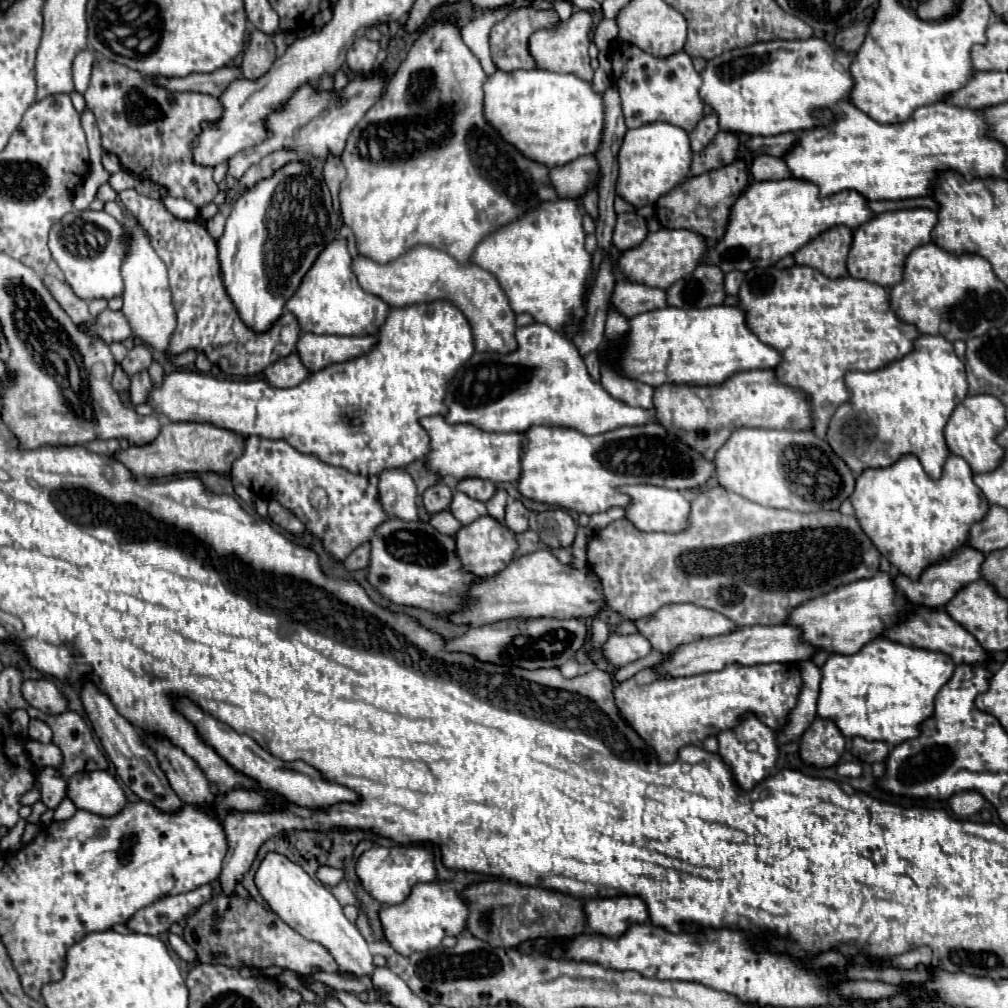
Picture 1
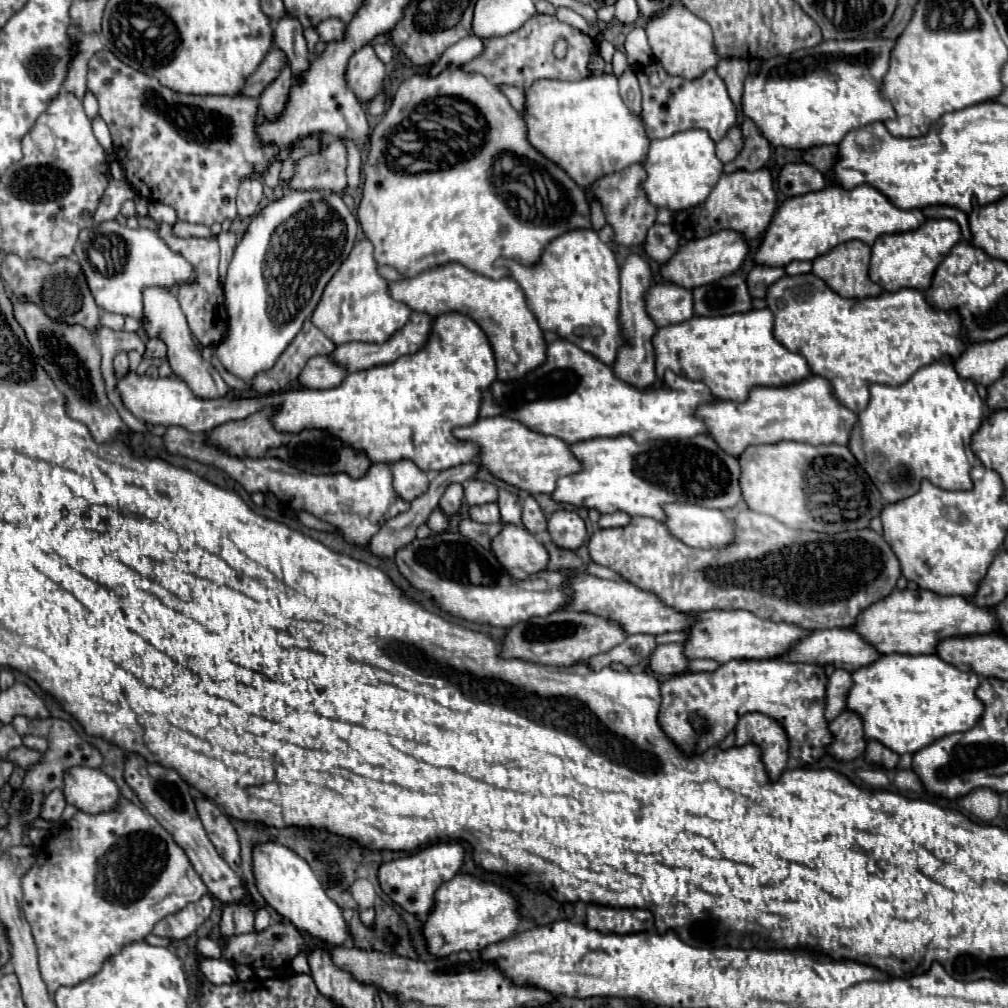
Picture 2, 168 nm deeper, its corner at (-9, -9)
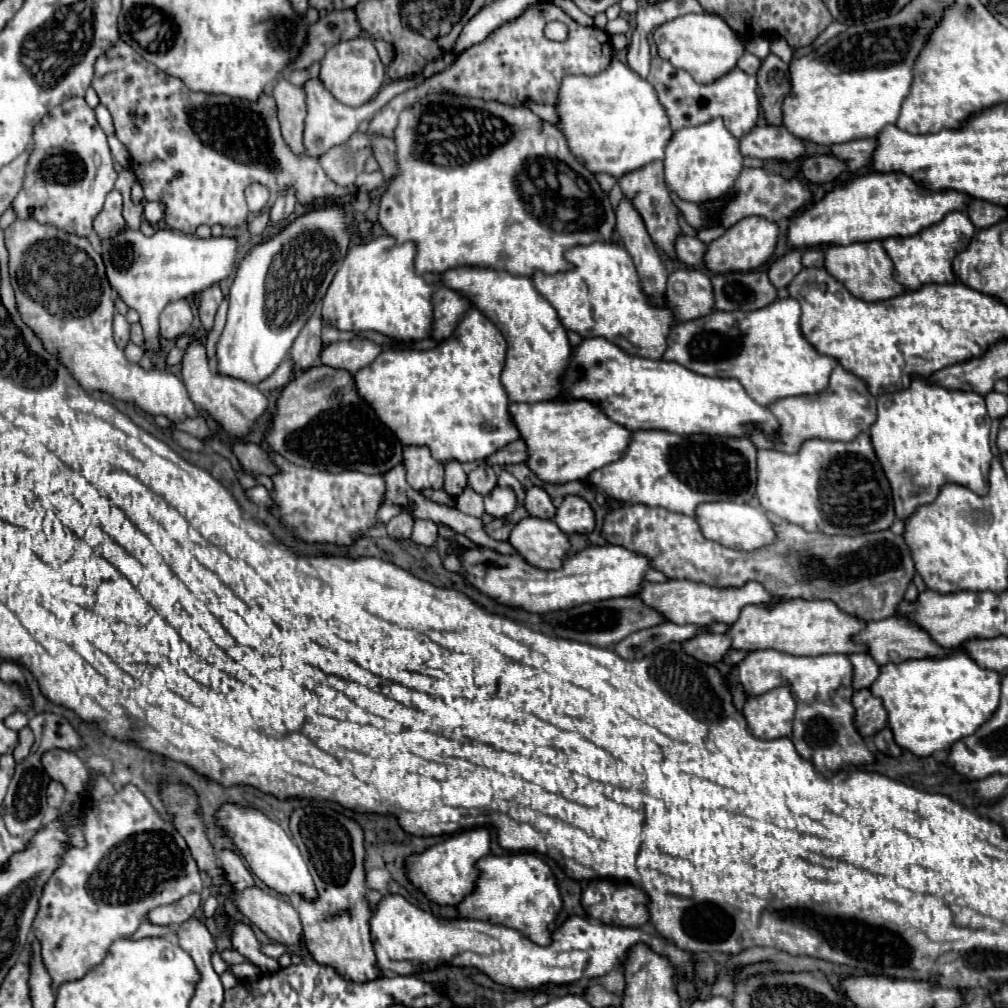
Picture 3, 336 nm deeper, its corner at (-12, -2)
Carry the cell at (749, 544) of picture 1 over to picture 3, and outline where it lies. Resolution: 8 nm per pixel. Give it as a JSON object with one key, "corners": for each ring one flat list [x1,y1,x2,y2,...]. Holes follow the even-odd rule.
{"corners":[[622,505,618,509,614,509,612,513,606,515,606,521,602,525,602,537,606,539,606,543,610,545,624,545,626,549,636,549,636,553,644,553,644,557,652,557,652,569,664,573,668,579,690,579,690,581,704,581,704,585,744,585,744,581,760,581,766,589,772,589,772,593,776,593,776,597,786,597,786,599,816,599,816,601,836,601,836,605,840,605,840,609,844,609,844,613,852,613,854,617,864,617,864,621,880,621,880,619,886,619,886,617,892,617,894,611,896,611,896,605,902,601,904,597,904,591,908,587,908,583,912,581,914,577,914,563,912,563,912,557,910,557,910,551,904,543,904,539,900,535,894,535,890,529,886,531,880,531,880,533,860,533,856,537,844,537,844,535,826,535,826,533,808,533,788,521,780,521,780,523,774,523,774,529,776,529,776,541,772,545,764,545,760,549,754,549,754,551,736,551,736,549,730,549,730,547,724,547,724,545,718,545,714,541,708,541,704,539,704,535,700,533,700,527,698,523,692,519,692,517,686,517,682,513,672,513,672,511,666,511,662,507,646,507,646,505]]}

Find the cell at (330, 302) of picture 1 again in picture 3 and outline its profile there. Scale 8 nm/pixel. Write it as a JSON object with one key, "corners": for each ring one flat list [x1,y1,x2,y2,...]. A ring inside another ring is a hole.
{"corners":[[388,235,374,237,366,243,354,245,344,257,328,293,322,301,322,319,340,331,378,331,398,341,420,341,430,335,432,323,432,285,428,285,414,271,414,243,396,245]]}

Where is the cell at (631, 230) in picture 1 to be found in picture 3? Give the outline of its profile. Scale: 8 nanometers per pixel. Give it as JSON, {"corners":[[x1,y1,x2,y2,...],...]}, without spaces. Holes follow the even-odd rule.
{"corners":[[682,233,674,241,674,251,676,251,676,261,680,261,684,265,702,265,702,255,706,251,706,243]]}

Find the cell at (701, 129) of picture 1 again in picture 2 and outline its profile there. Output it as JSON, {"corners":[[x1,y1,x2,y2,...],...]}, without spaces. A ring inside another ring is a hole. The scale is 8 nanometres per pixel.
{"corners":[[739,126,729,130,729,136,725,136,725,140,717,142,717,156,721,162,731,162,737,158,737,154,743,150,743,132]]}

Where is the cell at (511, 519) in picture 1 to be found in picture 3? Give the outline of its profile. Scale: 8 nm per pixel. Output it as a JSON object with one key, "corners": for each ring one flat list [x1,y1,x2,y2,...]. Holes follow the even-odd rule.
{"corners":[[530,487,526,491,524,507,526,507,528,515,538,517,538,519,554,519,554,515,556,515,556,507,542,487]]}

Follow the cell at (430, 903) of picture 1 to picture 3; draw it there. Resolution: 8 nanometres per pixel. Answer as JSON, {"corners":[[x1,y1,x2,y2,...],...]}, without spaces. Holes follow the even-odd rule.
{"corners":[[510,853,500,857,486,855,476,863,476,869,480,869,480,877,476,879,472,893,460,901,458,915,492,925,506,925,520,931,536,945,548,945,550,925,562,909,560,891,550,867,534,853]]}

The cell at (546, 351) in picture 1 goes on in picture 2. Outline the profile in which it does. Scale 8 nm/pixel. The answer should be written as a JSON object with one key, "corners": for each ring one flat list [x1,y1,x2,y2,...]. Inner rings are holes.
{"corners":[[557,340,547,346,547,362,529,372,529,376,509,384,497,380,485,392,479,416,513,416,513,420,525,420,525,424,533,424,533,428,541,428,541,432,549,432,549,436,561,436,561,440,581,442,629,434,643,444,649,440,677,440,707,434,705,422,697,418,695,412,701,404,713,402,717,402,717,398,705,384,673,372,665,372,659,384,639,390,619,380,611,366,581,350,577,344]]}

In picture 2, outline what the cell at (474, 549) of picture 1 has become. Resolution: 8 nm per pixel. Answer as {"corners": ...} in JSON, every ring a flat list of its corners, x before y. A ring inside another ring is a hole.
{"corners":[[507,524,491,546,497,560,501,560,507,572,517,580,541,572,549,562,547,548,523,526]]}

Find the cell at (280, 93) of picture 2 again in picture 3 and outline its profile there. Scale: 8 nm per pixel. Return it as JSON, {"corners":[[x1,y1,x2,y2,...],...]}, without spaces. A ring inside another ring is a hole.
{"corners":[[280,79,274,85,274,101,278,107,278,119,282,125,282,137,290,145,296,155,302,155,302,129,306,117,306,95,302,87,290,83,288,79]]}

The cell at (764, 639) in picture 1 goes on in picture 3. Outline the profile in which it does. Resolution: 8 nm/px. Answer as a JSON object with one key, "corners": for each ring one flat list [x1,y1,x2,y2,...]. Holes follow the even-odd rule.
{"corners":[[888,617,884,621,868,621,868,629,860,633,860,641,868,641,868,655,876,657,880,665,902,663,906,659,920,659,920,657,940,657,948,653,948,649,936,645,928,637,928,633,924,633,916,623,898,617]]}

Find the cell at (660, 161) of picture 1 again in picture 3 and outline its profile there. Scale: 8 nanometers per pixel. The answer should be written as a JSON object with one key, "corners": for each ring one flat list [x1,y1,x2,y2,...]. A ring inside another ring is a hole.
{"corners":[[722,119,702,123,698,127,684,127,672,135,664,149,664,181,672,193,678,193,682,201,704,203,708,199,722,197,742,171,742,155,738,139,730,135]]}

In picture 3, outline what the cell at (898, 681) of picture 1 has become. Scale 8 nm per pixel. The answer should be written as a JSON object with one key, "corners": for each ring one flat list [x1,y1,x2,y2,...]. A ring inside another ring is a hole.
{"corners":[[952,653,952,657,940,657,940,661,904,661,904,665,882,665,876,685,870,685,872,693,884,701,888,713,888,727,894,733,894,741,912,751,918,757,928,757,934,751,946,751,958,739,972,735,984,721,992,717,1000,699,1000,675,978,667,966,653]]}

